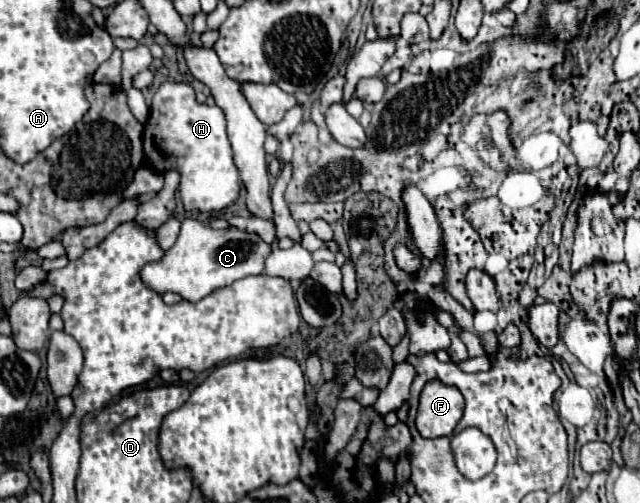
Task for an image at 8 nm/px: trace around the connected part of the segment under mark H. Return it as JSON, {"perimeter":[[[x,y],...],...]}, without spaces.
{"perimeter":[[[164,82],[156,90],[150,106],[150,116],[144,124],[144,160],[146,164],[160,174],[176,170],[180,174],[180,198],[184,208],[198,210],[198,212],[212,212],[224,210],[226,206],[234,204],[240,194],[240,176],[238,168],[234,166],[234,154],[226,136],[226,118],[222,108],[198,104],[194,90],[190,84],[184,82]]]}

